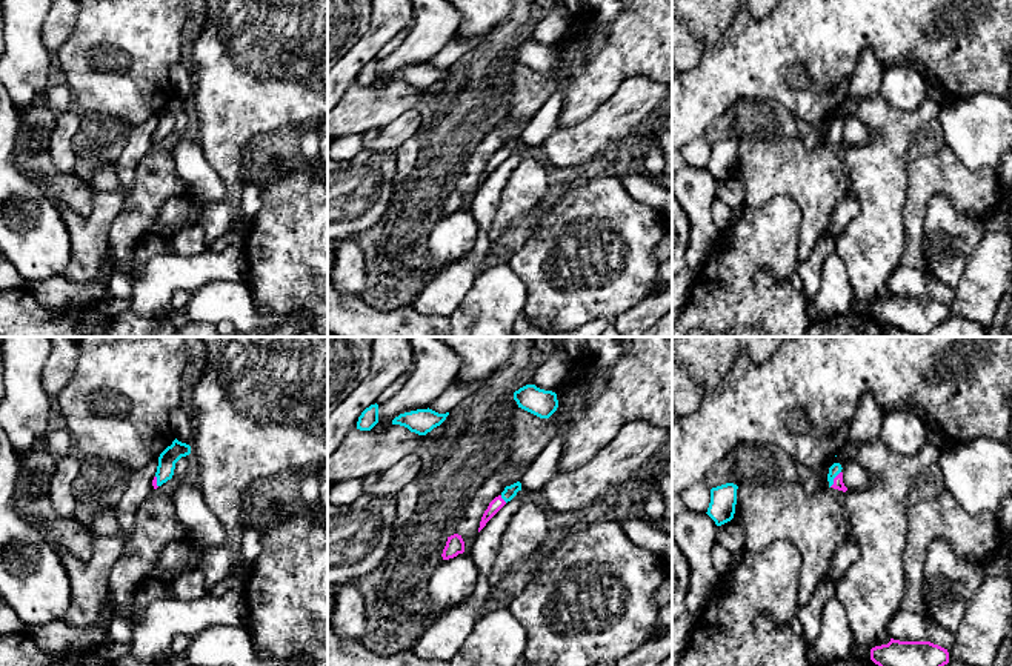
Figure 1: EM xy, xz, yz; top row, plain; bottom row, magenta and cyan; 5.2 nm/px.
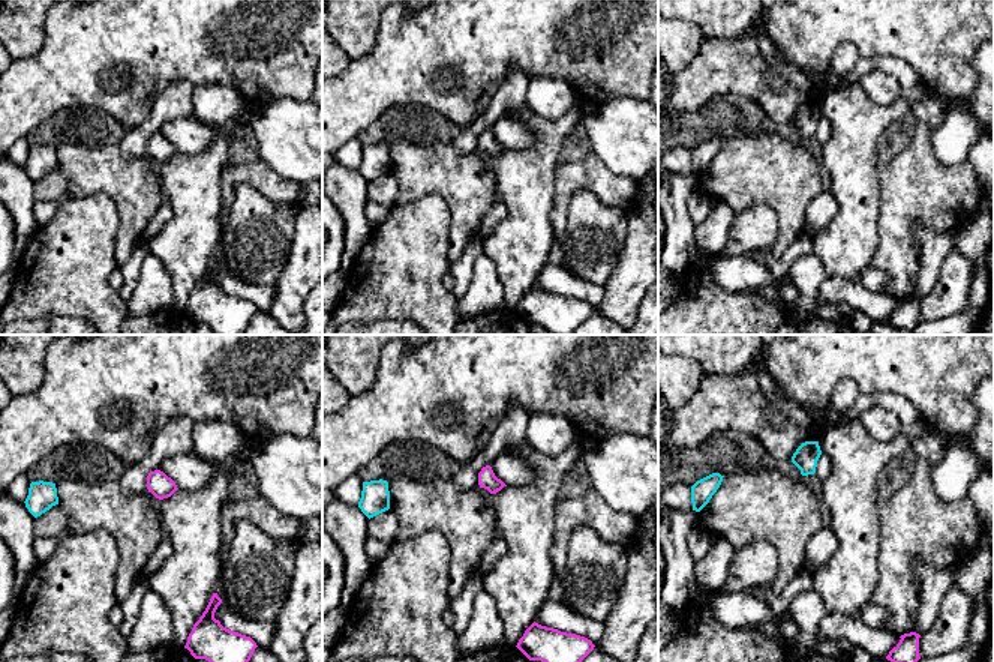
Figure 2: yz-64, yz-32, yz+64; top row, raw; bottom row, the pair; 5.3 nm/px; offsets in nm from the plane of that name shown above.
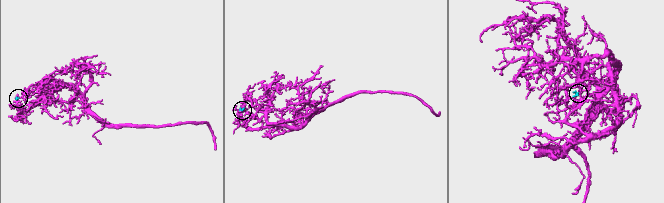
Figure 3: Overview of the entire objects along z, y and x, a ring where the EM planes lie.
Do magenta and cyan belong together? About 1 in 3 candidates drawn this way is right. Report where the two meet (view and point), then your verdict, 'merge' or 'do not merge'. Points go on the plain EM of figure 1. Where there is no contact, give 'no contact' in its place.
yz (834, 134) | merge

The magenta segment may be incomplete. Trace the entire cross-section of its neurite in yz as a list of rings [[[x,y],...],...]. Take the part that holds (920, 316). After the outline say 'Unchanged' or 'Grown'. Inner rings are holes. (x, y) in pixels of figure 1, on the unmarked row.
[[[900,297],[871,305],[871,315],[884,326],[897,326],[915,337],[927,337],[940,323],[949,318],[947,305],[930,297]]]. Unchanged

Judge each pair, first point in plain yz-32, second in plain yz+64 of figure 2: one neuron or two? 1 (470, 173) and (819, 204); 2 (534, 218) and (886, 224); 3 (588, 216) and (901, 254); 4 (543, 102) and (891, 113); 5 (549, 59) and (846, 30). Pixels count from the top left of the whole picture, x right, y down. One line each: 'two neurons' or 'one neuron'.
1: two neurons
2: two neurons
3: two neurons
4: two neurons
5: one neuron

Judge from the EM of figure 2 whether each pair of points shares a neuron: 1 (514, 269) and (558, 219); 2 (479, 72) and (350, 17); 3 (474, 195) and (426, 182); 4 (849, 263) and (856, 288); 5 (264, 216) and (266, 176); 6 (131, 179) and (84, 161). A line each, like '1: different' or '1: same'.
1: different
2: different
3: same
4: different
5: different
6: same

